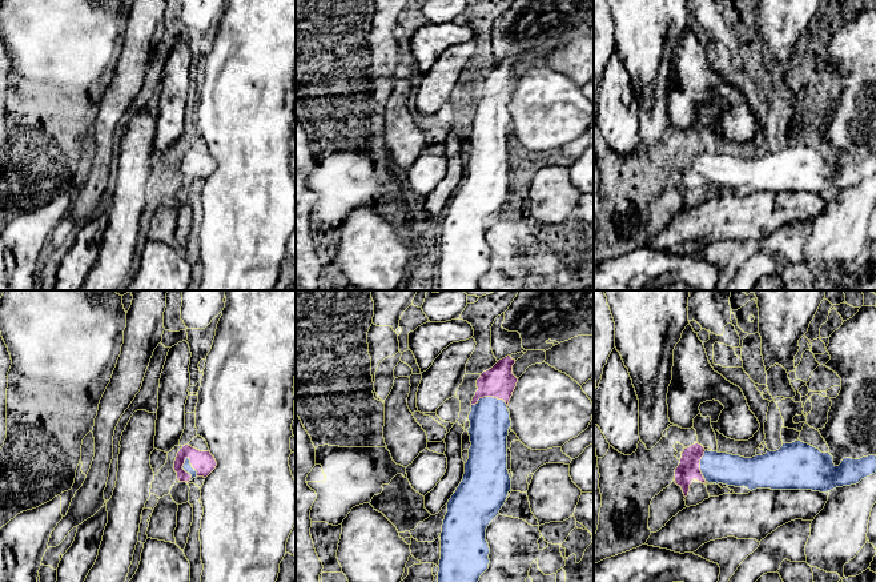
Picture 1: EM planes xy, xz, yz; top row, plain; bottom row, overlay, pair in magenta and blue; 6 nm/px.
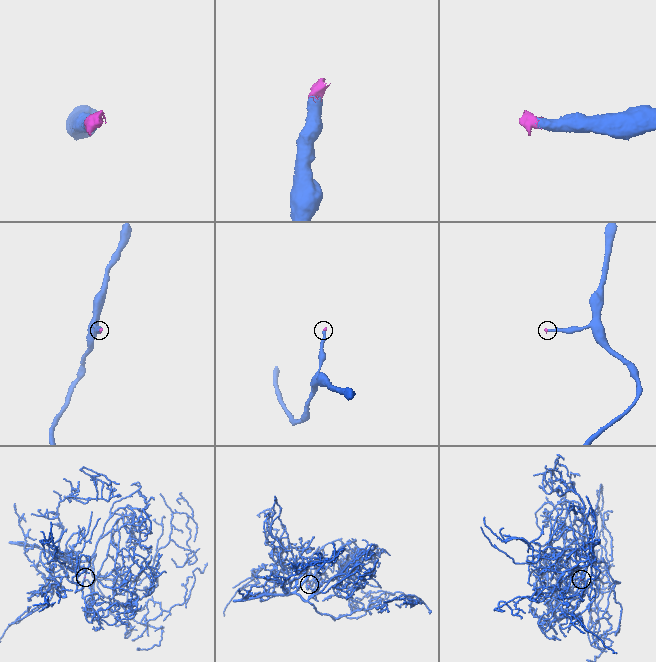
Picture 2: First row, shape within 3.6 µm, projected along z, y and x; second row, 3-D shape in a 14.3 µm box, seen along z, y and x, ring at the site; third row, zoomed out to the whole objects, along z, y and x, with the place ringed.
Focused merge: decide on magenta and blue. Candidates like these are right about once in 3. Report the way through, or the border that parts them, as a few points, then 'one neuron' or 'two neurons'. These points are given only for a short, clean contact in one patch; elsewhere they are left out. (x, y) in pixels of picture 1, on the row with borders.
way xy (203, 462), (187, 458), (183, 469), (187, 466); one neuron

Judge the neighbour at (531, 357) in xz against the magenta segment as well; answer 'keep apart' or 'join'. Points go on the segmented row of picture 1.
join

